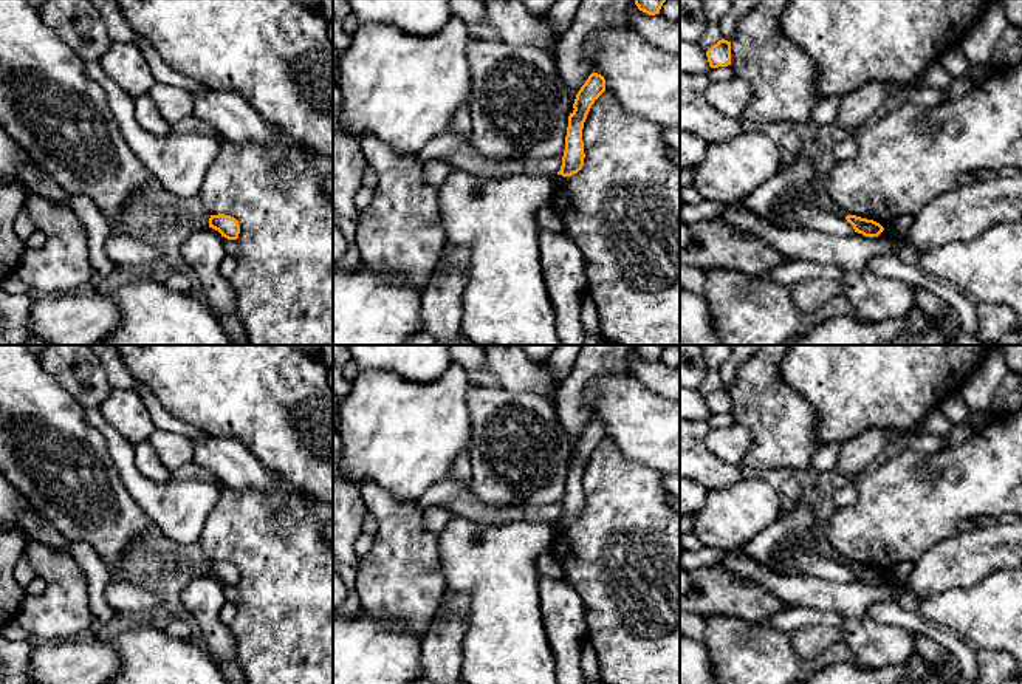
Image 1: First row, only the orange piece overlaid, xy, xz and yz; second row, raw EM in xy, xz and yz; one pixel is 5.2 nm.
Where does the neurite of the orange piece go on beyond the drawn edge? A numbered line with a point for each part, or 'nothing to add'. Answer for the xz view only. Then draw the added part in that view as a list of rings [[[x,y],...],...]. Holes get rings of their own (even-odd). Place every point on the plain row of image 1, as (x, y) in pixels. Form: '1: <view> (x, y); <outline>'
nothing to add

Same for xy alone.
nothing to add

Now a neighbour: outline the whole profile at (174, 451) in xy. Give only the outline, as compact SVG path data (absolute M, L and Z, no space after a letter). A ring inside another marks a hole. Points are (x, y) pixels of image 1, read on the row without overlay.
M156 429L150 435L149 441L163 466L170 472L175 472L178 467L194 461L192 439L183 435Z

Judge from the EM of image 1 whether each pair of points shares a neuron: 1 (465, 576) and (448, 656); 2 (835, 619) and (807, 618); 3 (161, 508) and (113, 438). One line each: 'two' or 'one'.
1: two
2: one
3: one

